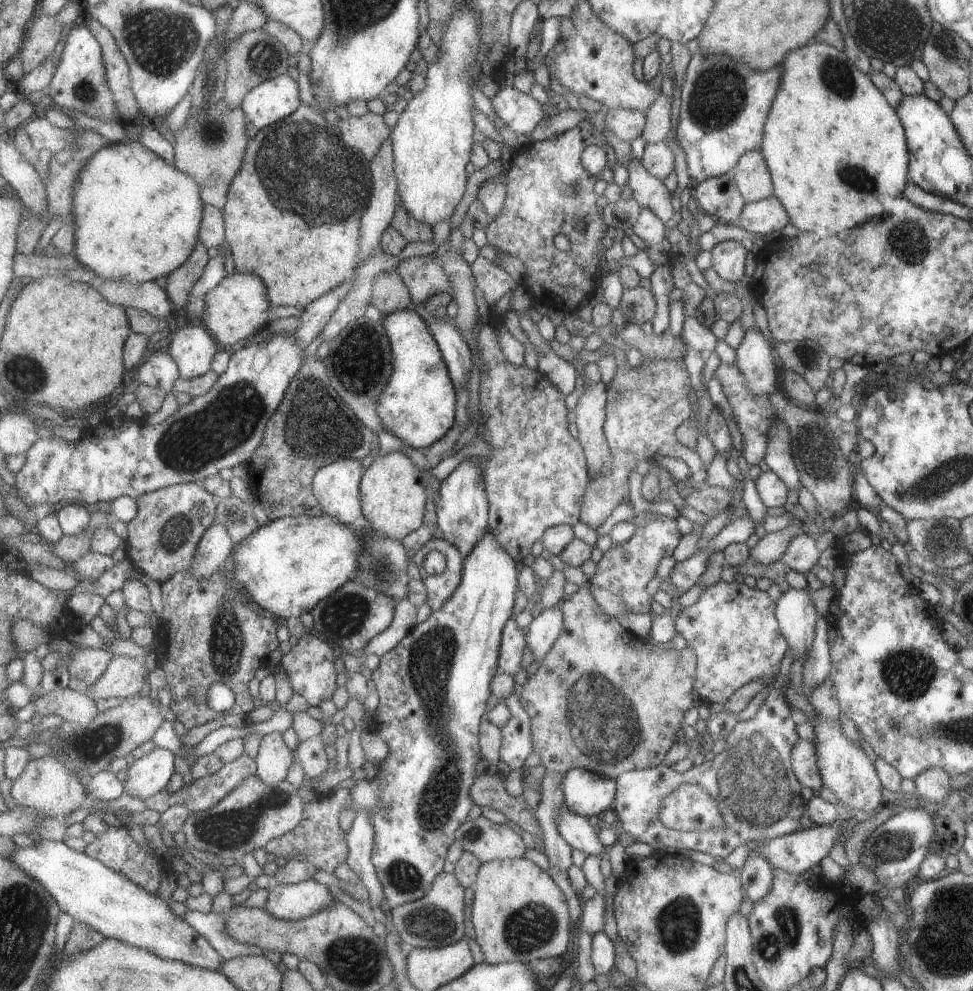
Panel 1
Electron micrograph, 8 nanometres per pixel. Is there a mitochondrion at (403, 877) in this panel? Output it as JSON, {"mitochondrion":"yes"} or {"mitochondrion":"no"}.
{"mitochondrion":"yes"}

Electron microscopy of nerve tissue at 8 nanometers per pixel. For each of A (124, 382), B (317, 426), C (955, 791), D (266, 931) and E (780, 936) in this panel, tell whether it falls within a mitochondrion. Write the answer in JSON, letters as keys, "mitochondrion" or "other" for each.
{"A":"other","B":"mitochondrion","C":"other","D":"other","E":"mitochondrion"}

